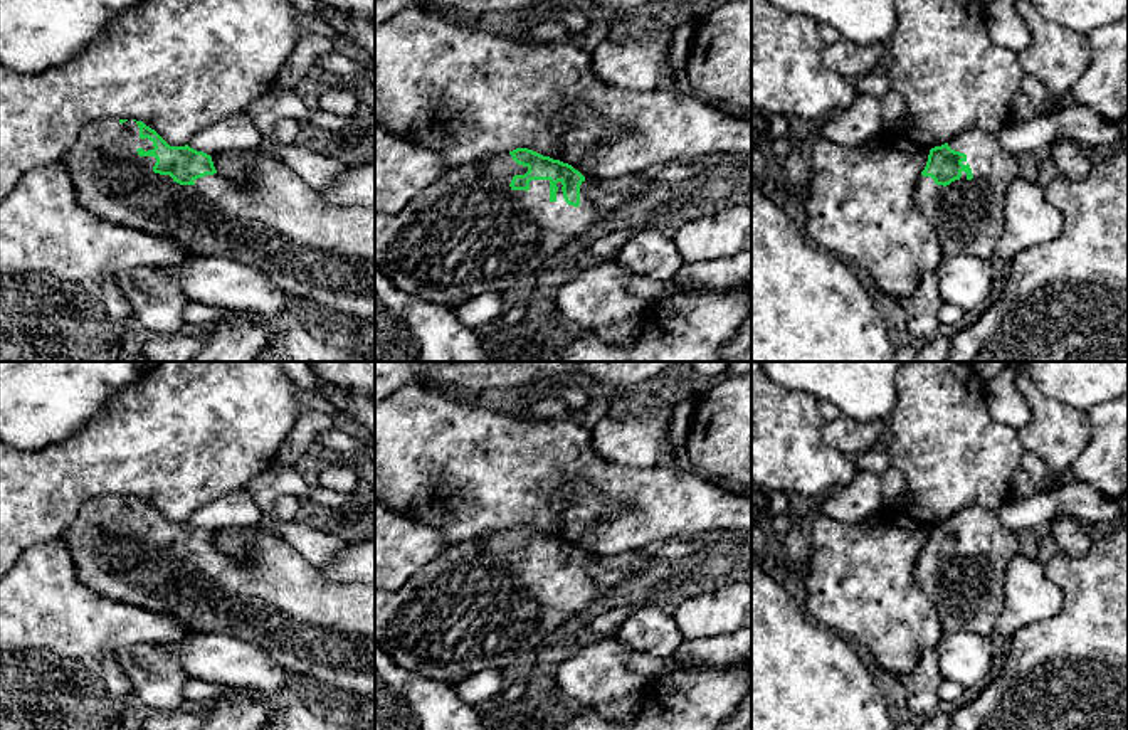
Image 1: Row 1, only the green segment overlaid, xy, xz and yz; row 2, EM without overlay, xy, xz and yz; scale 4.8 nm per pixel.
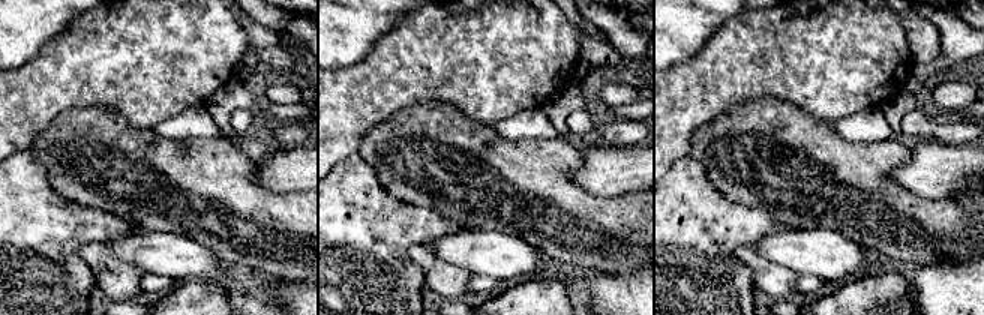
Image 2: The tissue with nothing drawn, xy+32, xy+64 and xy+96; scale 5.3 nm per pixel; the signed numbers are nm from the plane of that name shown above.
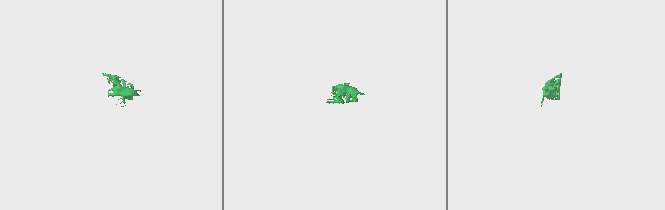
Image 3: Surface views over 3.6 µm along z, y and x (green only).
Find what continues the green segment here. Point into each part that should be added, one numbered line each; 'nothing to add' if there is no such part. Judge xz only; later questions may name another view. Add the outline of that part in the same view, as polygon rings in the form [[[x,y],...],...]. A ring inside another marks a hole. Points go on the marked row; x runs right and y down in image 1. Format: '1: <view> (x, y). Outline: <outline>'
1: xz (468, 232). Outline: [[[509,153],[481,155],[449,168],[402,212],[375,214],[375,267],[400,291],[452,308],[484,293],[514,296],[536,283],[553,254],[598,229],[600,217],[587,182],[580,185],[580,205],[573,207],[563,198],[561,182],[555,202],[550,180],[531,180],[528,192],[513,190],[513,177],[526,172]]]

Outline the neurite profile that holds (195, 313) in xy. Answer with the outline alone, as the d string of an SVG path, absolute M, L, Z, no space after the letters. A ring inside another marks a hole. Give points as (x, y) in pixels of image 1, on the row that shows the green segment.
M190 303L183 311L183 321L190 326L213 326L232 315L235 313L220 306Z

